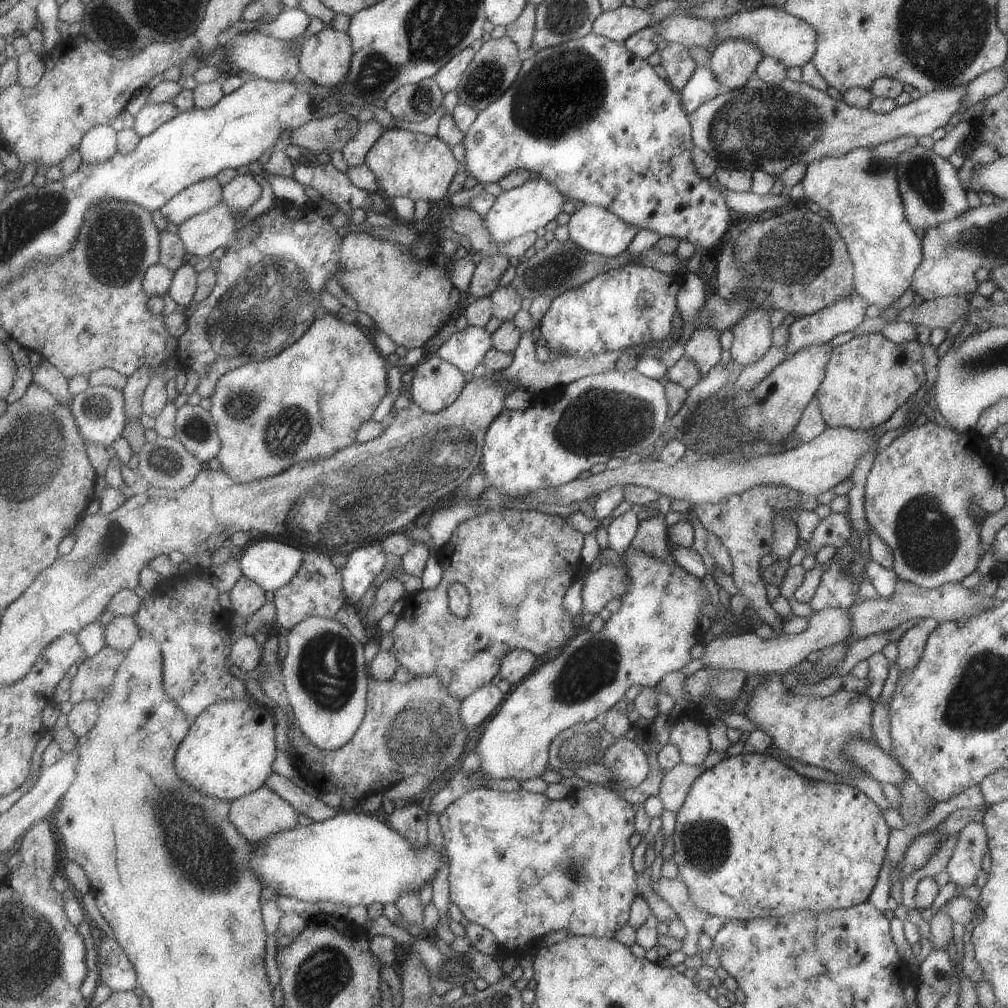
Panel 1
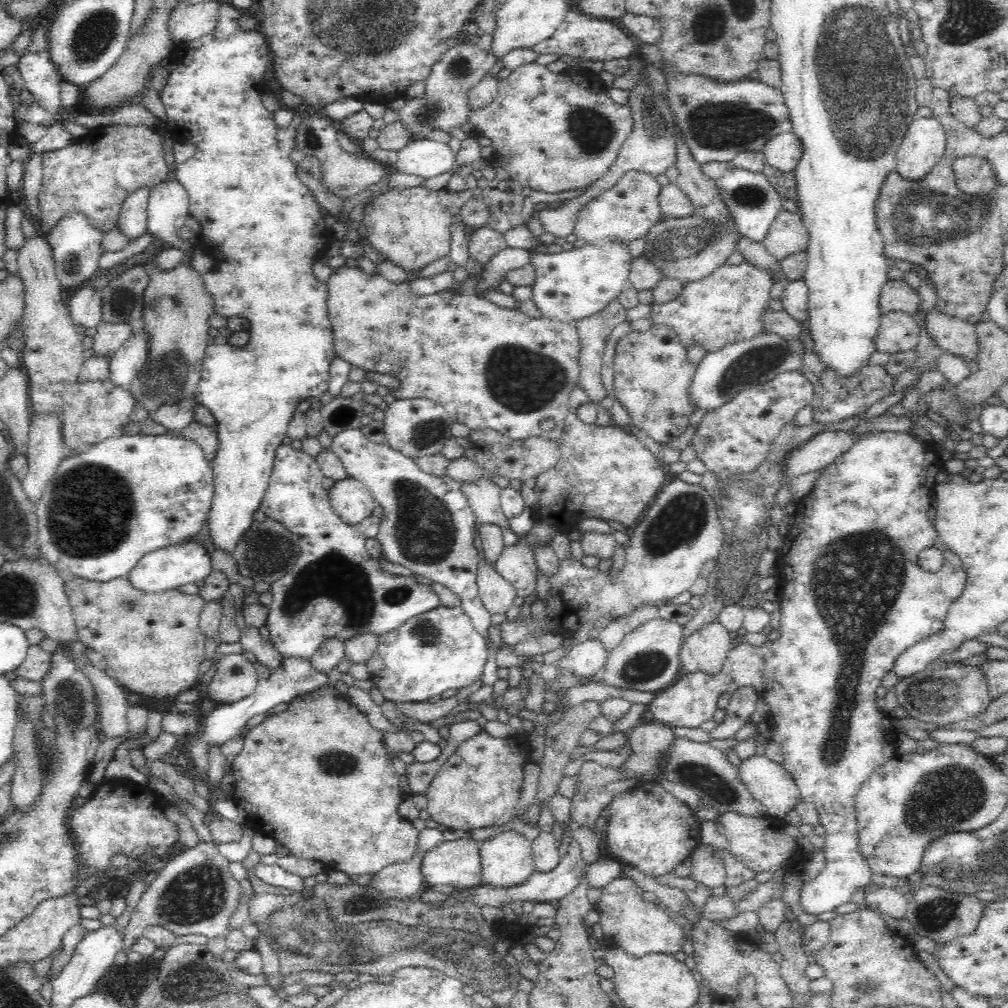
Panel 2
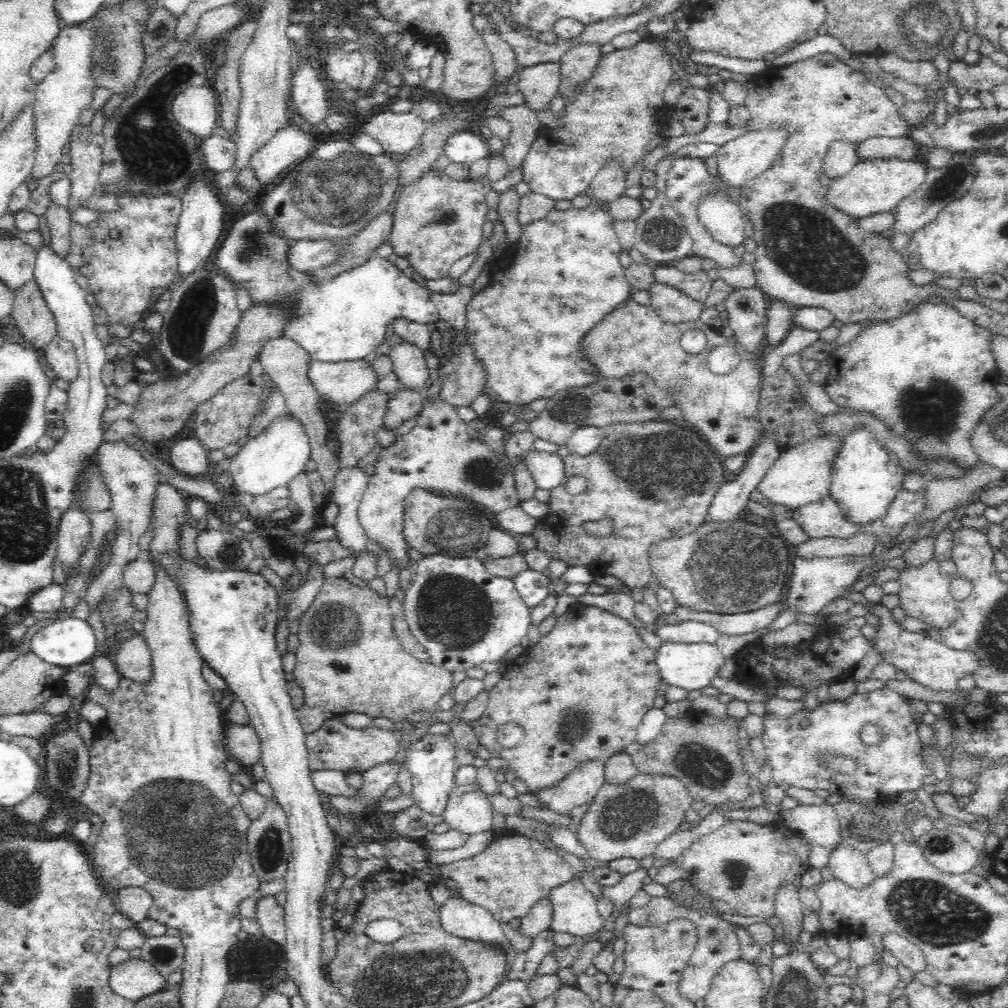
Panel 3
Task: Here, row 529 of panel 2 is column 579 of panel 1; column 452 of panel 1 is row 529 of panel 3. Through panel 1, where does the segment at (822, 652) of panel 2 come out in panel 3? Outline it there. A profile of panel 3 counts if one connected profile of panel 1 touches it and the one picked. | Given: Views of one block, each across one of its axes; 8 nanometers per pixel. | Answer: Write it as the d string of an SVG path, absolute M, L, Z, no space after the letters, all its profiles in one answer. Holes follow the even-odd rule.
M903 489L901 495L894 500L889 515L886 516L884 520L869 524L866 527L858 527L850 523L850 521L839 512L838 504L827 495L825 498L822 498L822 500L794 509L792 519L796 520L800 526L803 526L811 538L824 536L841 536L844 538L844 536L850 536L850 534L856 532L856 530L873 530L876 534L884 534L884 532L892 532L892 530L896 530L900 524L910 521L921 510L923 506L922 502L923 496L920 493L909 493Z

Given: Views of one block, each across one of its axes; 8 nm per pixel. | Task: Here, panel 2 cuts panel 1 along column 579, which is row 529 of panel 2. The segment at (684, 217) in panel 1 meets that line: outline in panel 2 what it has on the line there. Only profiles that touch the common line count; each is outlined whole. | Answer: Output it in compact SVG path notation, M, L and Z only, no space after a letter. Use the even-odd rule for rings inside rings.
M117 434L102 443L90 446L87 451L71 455L62 460L58 466L52 481L46 485L39 498L37 506L38 520L38 547L41 548L43 558L45 558L60 574L76 575L86 580L110 581L119 577L128 577L134 566L137 566L139 560L149 552L157 548L164 548L166 545L189 541L191 537L196 537L204 526L204 521L209 518L212 498L214 498L214 471L212 463L206 457L202 448L190 440L182 439L177 434L174 435L144 435L136 434L127 436Z

